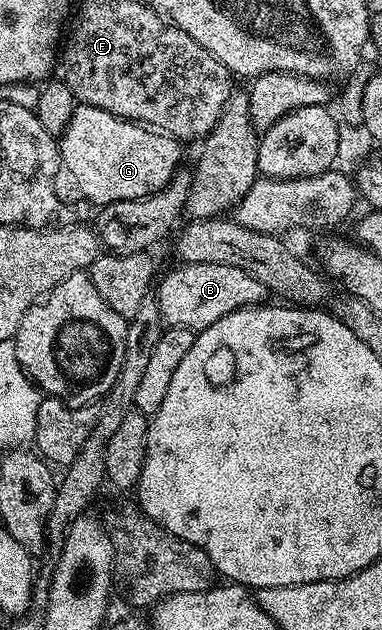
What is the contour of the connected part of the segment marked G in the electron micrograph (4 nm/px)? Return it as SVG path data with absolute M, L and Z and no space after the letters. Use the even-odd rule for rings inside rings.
M78 104L77 110L71 115L71 123L67 123L64 133L60 134L59 144L61 150L61 163L64 172L70 173L73 176L73 181L77 184L77 189L89 201L94 201L97 207L103 205L110 205L113 201L134 201L140 197L149 197L152 193L157 193L177 174L181 161L181 149L183 149L182 142L175 137L168 137L165 133L158 133L144 125L139 125L135 121L124 121L121 117L111 115L107 111L103 111L99 107L91 107L90 105Z

